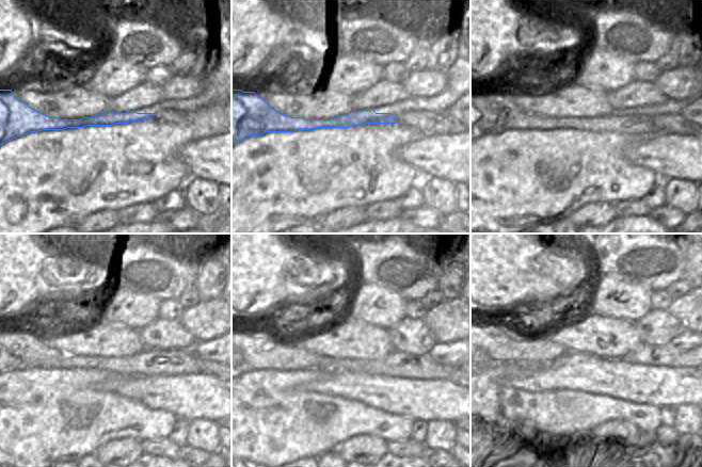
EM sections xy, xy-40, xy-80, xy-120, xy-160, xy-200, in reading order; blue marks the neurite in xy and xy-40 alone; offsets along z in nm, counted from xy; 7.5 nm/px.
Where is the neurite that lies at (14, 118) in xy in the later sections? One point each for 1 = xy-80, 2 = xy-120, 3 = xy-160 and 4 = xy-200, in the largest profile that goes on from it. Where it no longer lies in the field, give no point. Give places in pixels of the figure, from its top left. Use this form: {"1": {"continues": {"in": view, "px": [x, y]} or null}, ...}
{"1": {"continues": {"in": "xy-80", "px": [492, 112]}}, "2": {"continues": {"in": "xy-120", "px": [17, 349]}}, "3": {"continues": {"in": "xy-160", "px": [396, 364]}}, "4": {"continues": {"in": "xy-200", "px": [643, 354]}}}

